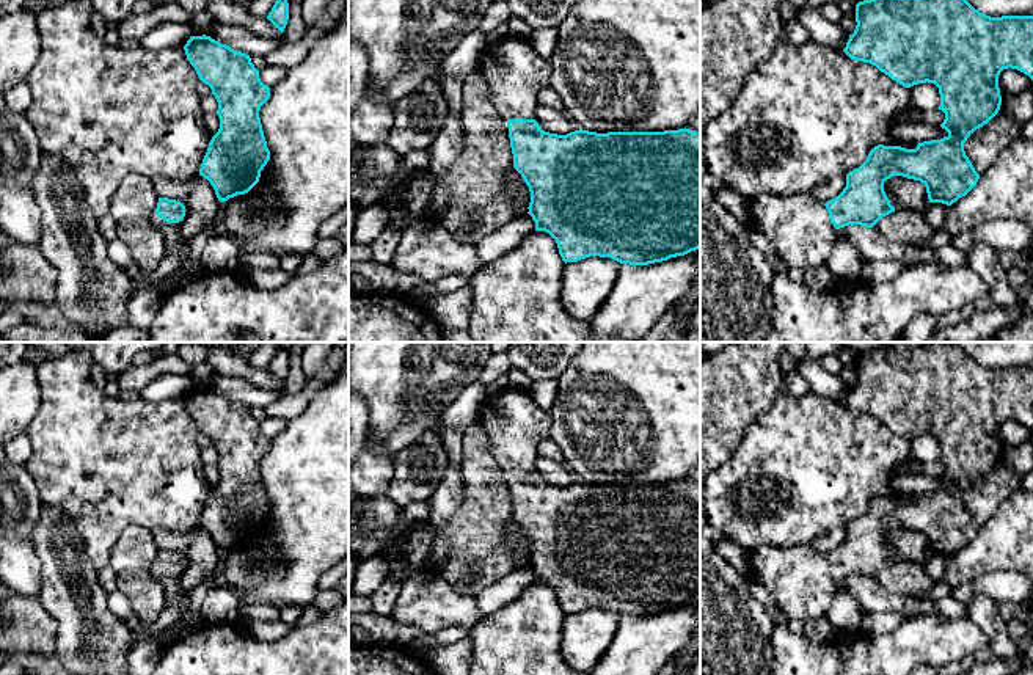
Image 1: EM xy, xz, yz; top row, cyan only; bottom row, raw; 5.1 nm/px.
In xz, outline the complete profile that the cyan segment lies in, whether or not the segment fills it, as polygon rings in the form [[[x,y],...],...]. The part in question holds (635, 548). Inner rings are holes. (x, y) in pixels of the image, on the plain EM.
[[[507,389],[488,397],[477,422],[498,465],[507,472],[513,520],[531,543],[535,582],[548,584],[562,612],[590,608],[648,617],[700,601],[700,483],[575,482],[549,485],[535,472],[540,444],[549,441],[551,416],[529,392]]]

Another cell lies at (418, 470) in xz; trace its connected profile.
[[[425,432],[396,454],[386,496],[400,509],[430,499],[444,479],[447,462],[440,432]]]

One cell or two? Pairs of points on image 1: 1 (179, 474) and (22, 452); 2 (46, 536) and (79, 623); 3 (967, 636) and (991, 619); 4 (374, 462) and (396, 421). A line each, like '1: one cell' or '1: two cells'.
1: two cells
2: one cell
3: two cells
4: two cells

